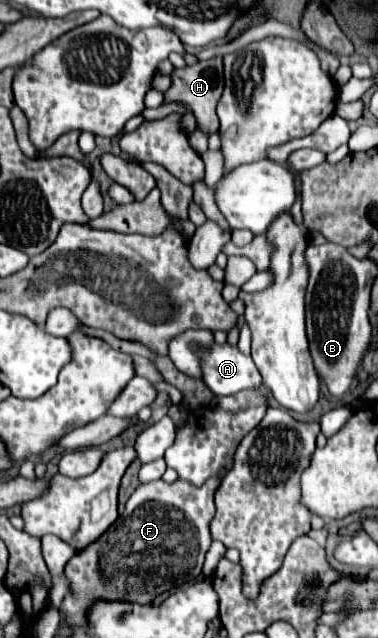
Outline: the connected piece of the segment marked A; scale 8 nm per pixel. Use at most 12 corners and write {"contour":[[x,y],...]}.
{"contour":[[191,343],[205,385],[235,395],[261,383],[237,345]]}

